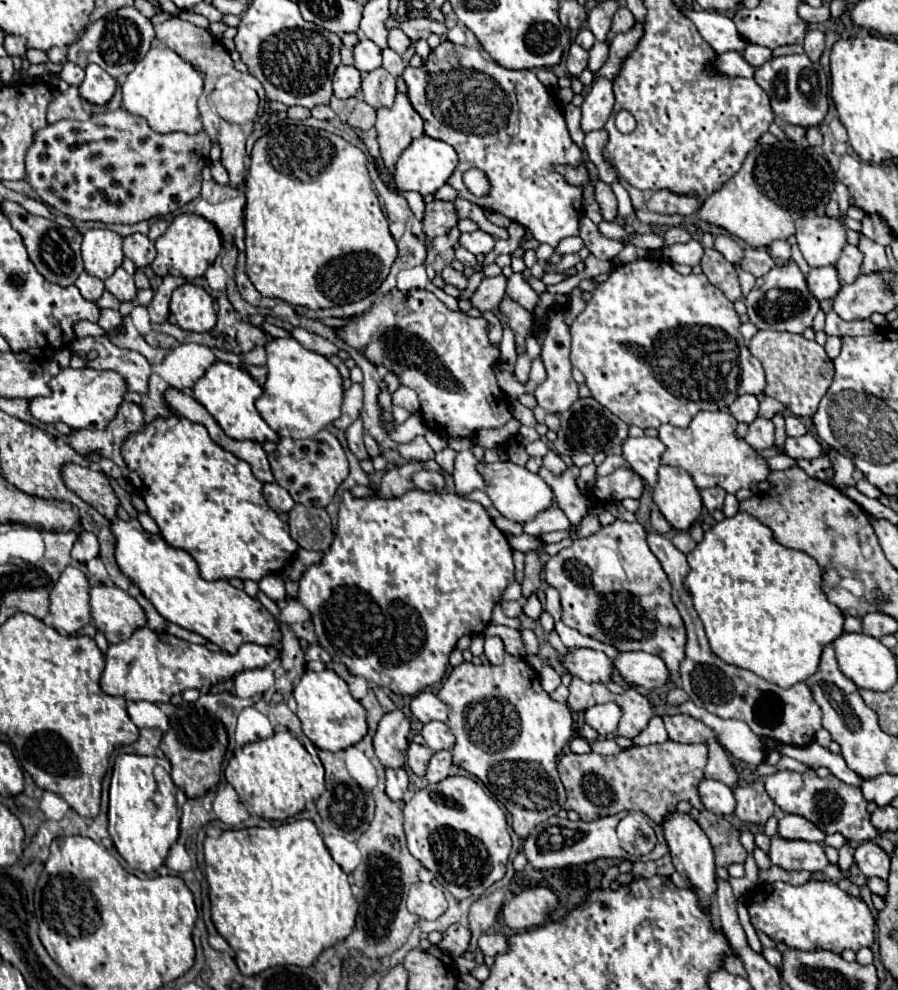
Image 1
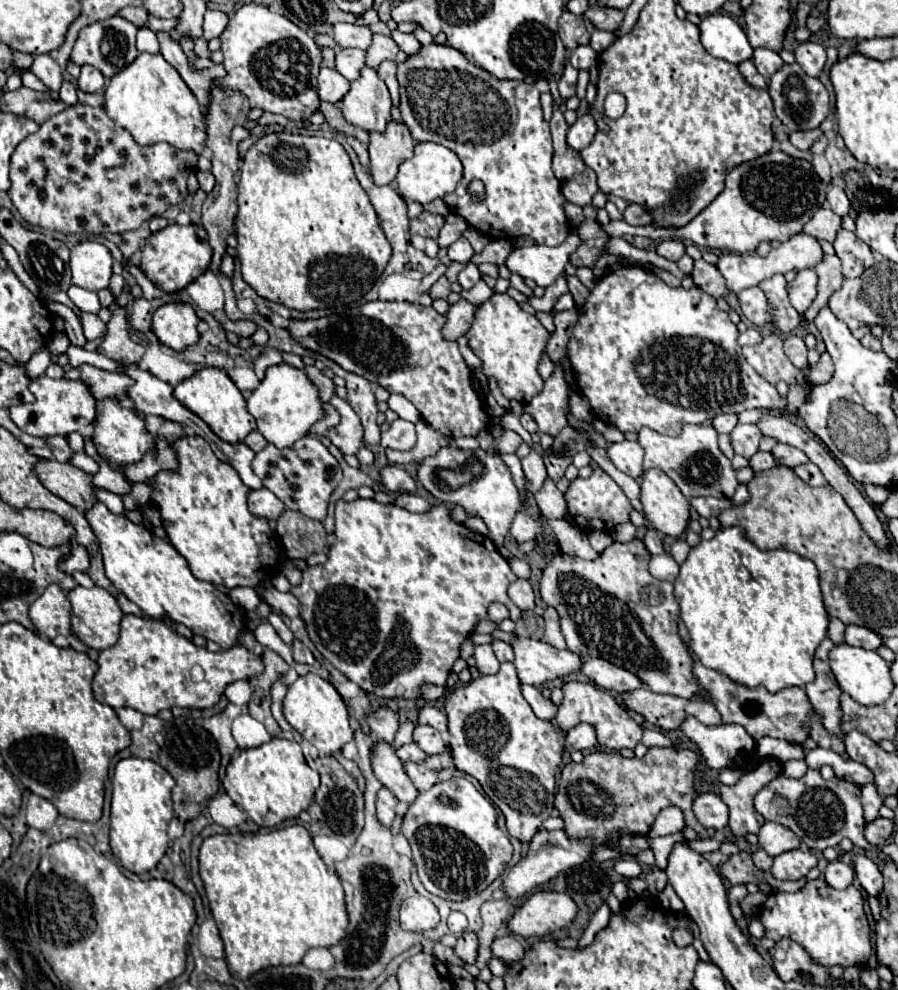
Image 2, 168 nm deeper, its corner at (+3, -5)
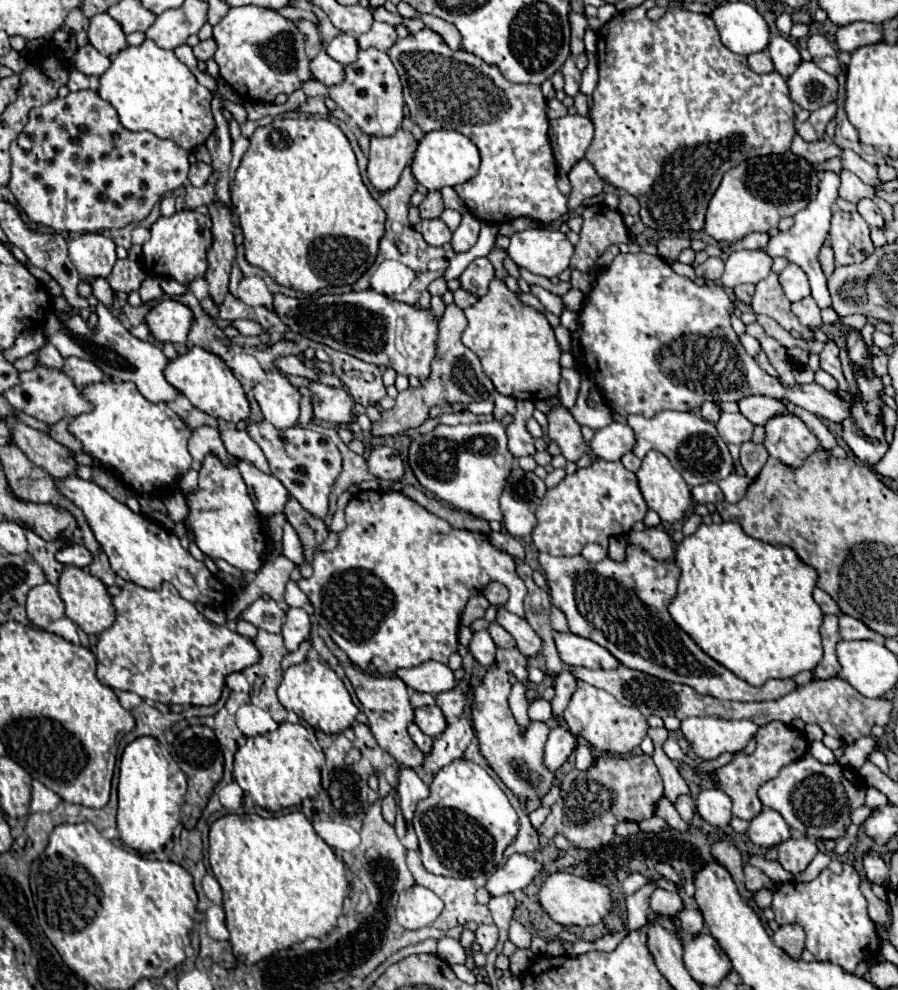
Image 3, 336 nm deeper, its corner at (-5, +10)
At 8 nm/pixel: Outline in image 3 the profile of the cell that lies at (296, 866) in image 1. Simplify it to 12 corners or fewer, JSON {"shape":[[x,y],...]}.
{"shape":[[301,812],[209,830],[233,954],[325,936],[345,864]]}

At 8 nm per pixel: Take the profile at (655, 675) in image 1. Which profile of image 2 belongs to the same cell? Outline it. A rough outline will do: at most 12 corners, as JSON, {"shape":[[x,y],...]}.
{"shape":[[585,659],[581,671],[619,695],[643,687],[635,673],[605,659]]}

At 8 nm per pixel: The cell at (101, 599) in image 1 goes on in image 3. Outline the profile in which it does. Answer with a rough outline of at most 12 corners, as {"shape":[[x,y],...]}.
{"shape":[[69,566],[57,582],[65,616],[83,632],[111,628],[107,588]]}

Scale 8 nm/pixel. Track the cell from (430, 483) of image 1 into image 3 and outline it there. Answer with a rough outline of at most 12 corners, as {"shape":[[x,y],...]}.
{"shape":[[391,446],[375,448],[367,468],[381,480],[403,478],[403,460]]}

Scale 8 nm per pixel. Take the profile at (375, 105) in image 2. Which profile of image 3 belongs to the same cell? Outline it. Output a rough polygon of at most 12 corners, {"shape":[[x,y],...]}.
{"shape":[[361,50],[329,98],[363,134],[393,136],[405,100],[387,52]]}

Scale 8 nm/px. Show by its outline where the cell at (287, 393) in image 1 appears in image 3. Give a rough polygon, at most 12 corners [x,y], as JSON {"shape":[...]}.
{"shape":[[277,370],[253,388],[267,422],[291,428],[299,392]]}

